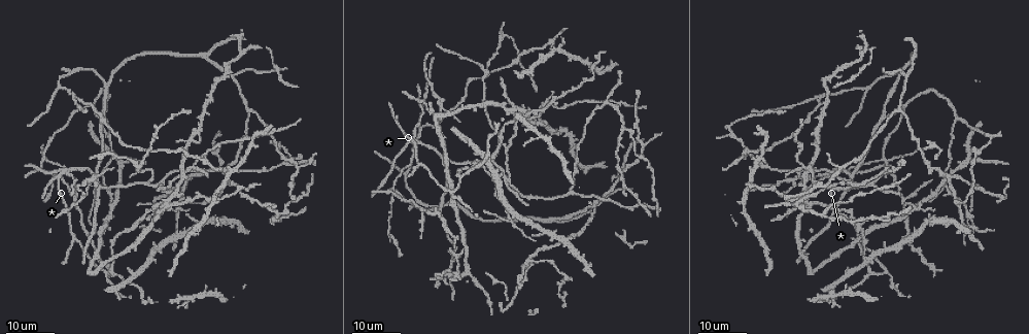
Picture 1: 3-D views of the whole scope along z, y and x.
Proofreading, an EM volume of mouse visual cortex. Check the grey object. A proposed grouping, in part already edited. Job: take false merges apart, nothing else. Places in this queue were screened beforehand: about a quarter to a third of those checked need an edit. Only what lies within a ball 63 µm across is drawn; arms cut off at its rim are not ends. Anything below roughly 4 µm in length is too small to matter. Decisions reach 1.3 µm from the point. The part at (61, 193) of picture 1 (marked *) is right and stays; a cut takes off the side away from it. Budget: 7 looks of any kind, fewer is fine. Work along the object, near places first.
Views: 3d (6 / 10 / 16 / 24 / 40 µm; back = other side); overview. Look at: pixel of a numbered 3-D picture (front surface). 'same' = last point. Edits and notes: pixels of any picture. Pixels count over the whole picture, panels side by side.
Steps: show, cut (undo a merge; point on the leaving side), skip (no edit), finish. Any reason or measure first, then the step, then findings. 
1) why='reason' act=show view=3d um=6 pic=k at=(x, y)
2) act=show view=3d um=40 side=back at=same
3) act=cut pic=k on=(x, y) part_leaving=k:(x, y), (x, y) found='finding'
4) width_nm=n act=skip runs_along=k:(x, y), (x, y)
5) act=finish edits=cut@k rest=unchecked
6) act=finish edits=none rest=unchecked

act=show view=3d um=16 pic=1 at=(415, 135)

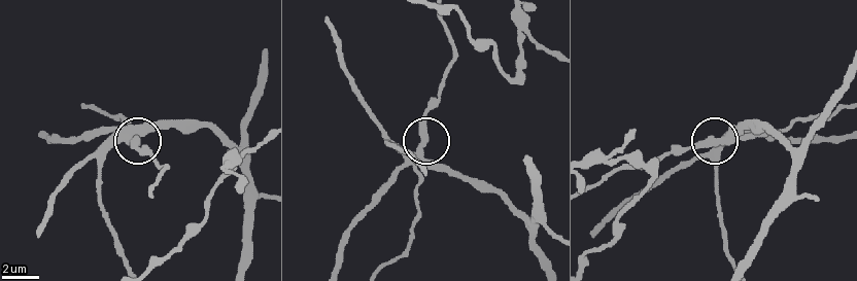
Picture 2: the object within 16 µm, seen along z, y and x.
act=show view=3d um=6 pic=2 at=(419, 151)

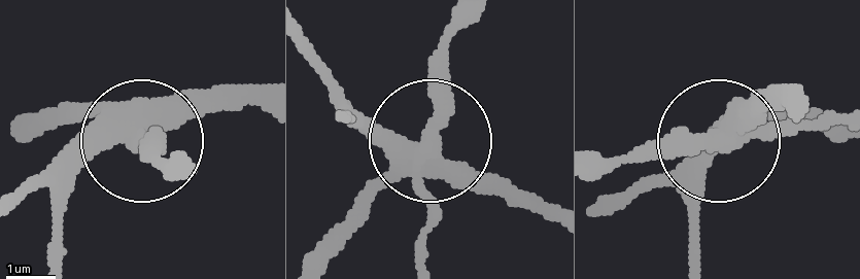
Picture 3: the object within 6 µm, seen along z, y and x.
width_nm=490 act=cut pic=3 on=(428, 230) found='a second cell is stuck on'

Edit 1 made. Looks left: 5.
act=show view=overview

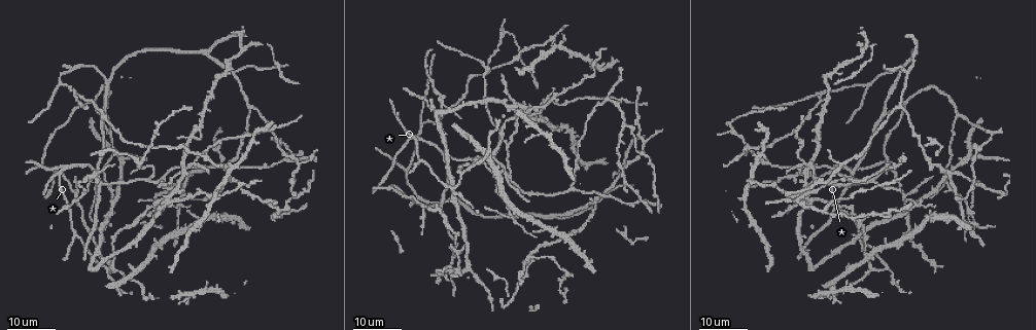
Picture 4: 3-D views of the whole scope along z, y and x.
why='three-way junction' act=show view=3d um=16 pic=4 at=(631, 204)

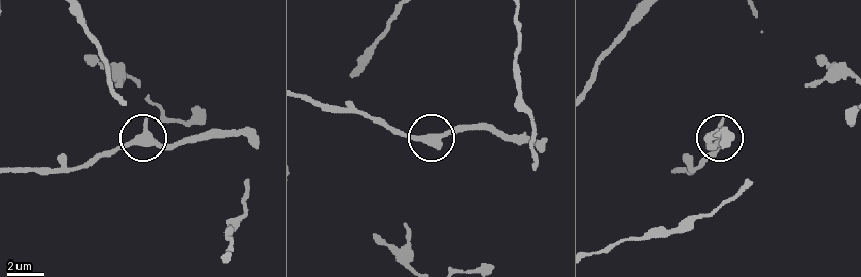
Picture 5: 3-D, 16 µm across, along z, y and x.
act=show view=3d um=10 pic=5 at=(436, 138)

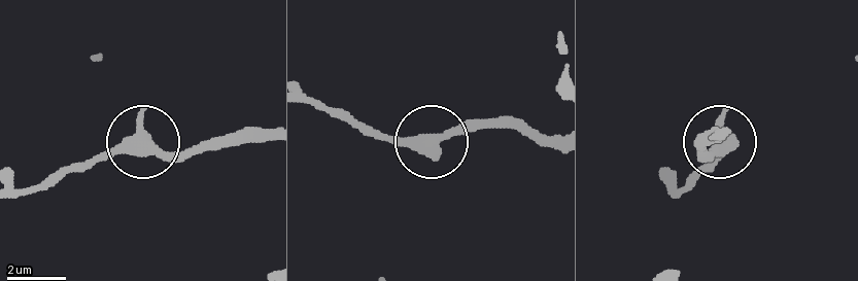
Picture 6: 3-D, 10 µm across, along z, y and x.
side_arm_um=7 act=skip runs_along=6:(310, 97), (391, 136), (436, 141), (507, 124) found='one cell here'

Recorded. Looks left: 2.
act=finish edits=cut@3 rest=unchecked

